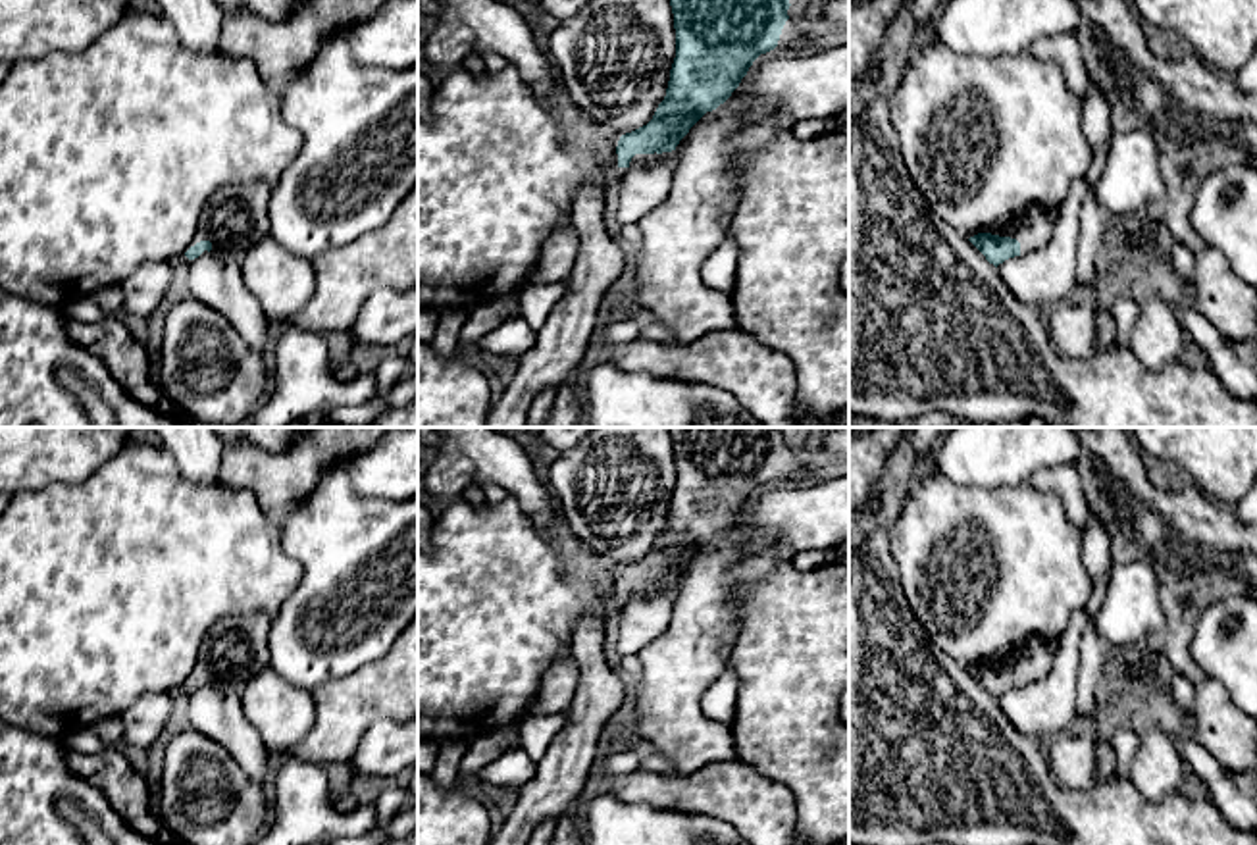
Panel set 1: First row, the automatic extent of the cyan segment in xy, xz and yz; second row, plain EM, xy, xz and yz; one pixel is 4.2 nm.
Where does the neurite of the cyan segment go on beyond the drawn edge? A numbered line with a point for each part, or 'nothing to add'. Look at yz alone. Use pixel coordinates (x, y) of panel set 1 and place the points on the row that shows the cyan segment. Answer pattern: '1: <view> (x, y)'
1: yz (1034, 231)

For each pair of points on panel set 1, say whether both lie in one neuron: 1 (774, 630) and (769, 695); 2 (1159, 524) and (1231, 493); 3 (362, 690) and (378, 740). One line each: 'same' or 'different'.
1: same
2: different
3: different

